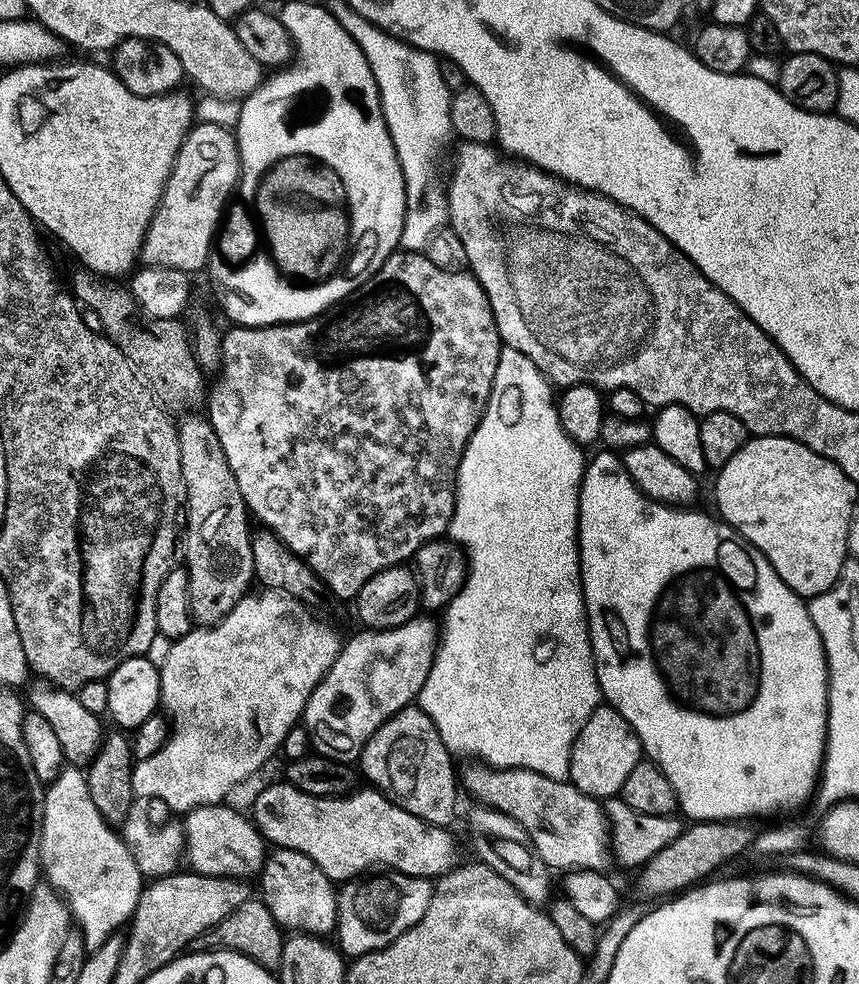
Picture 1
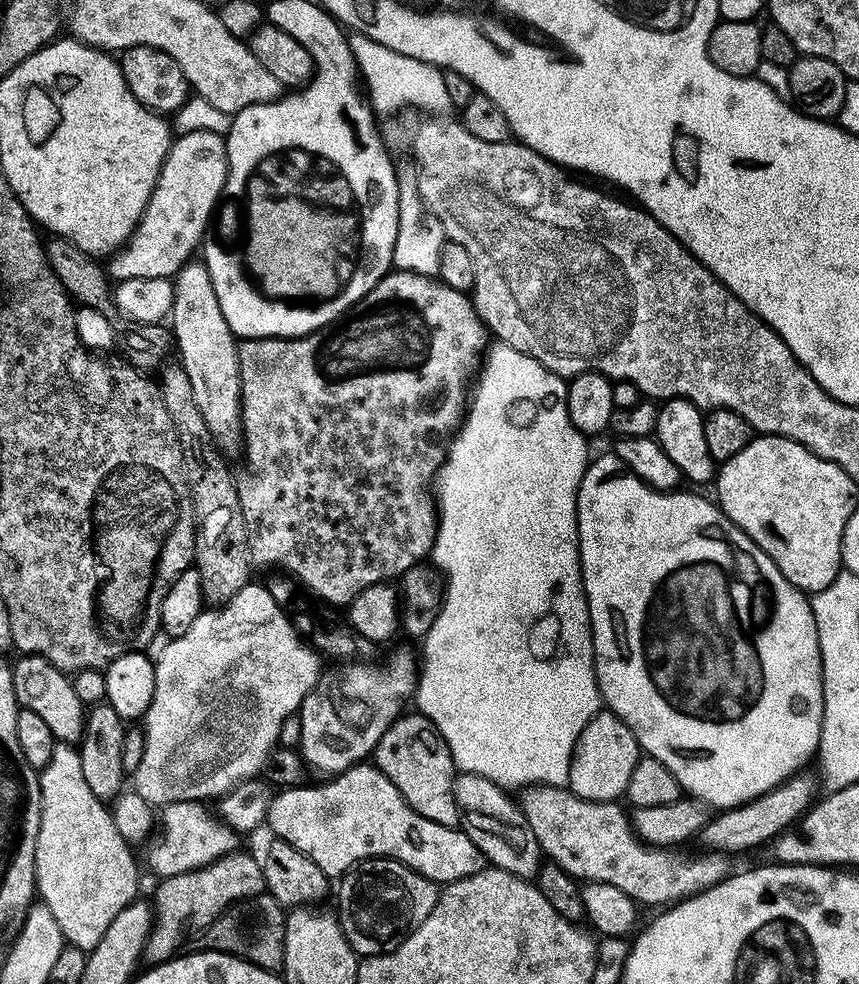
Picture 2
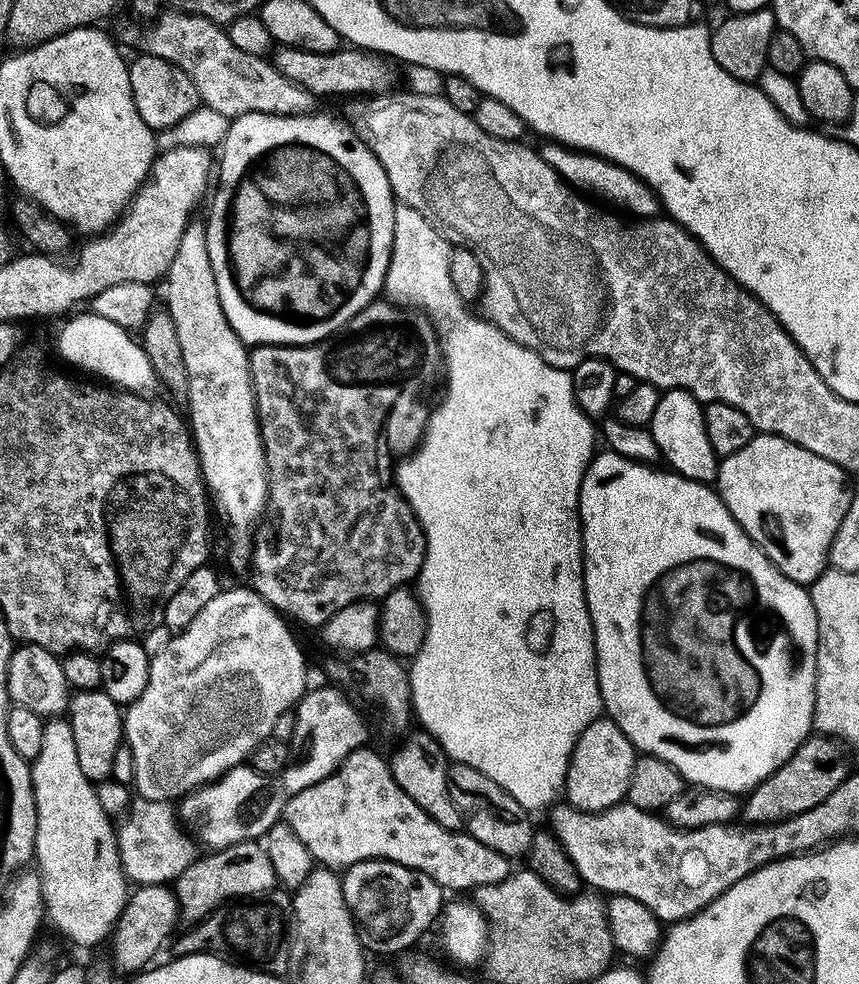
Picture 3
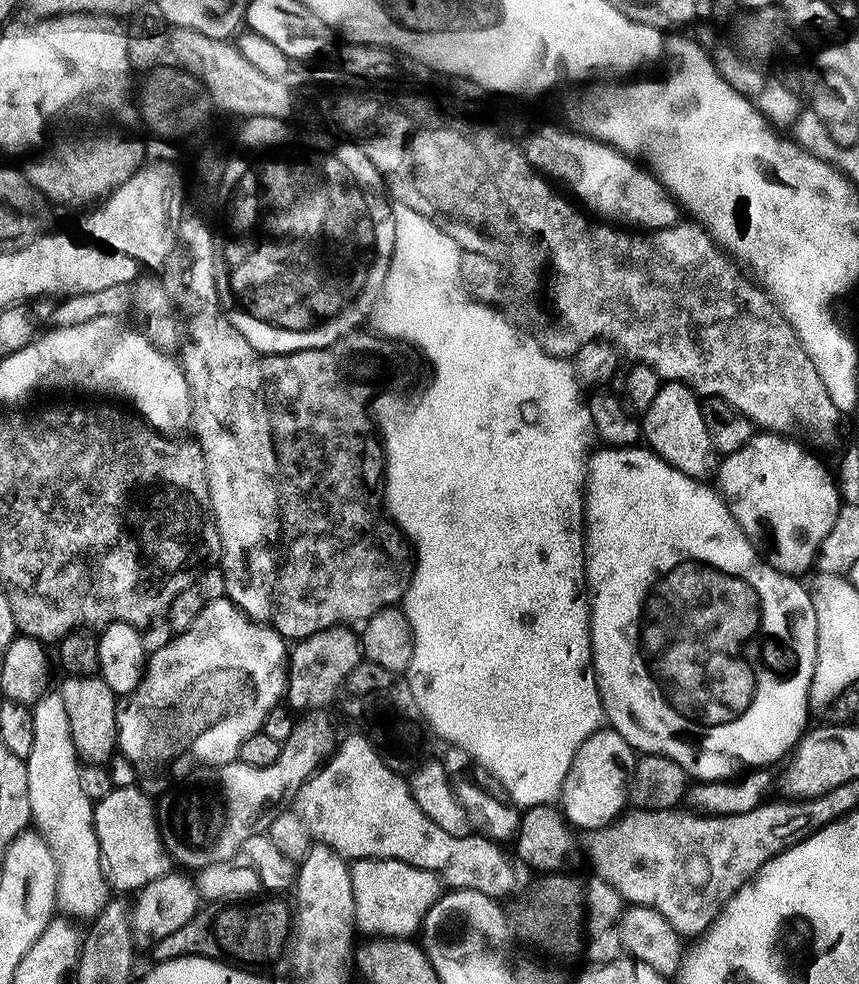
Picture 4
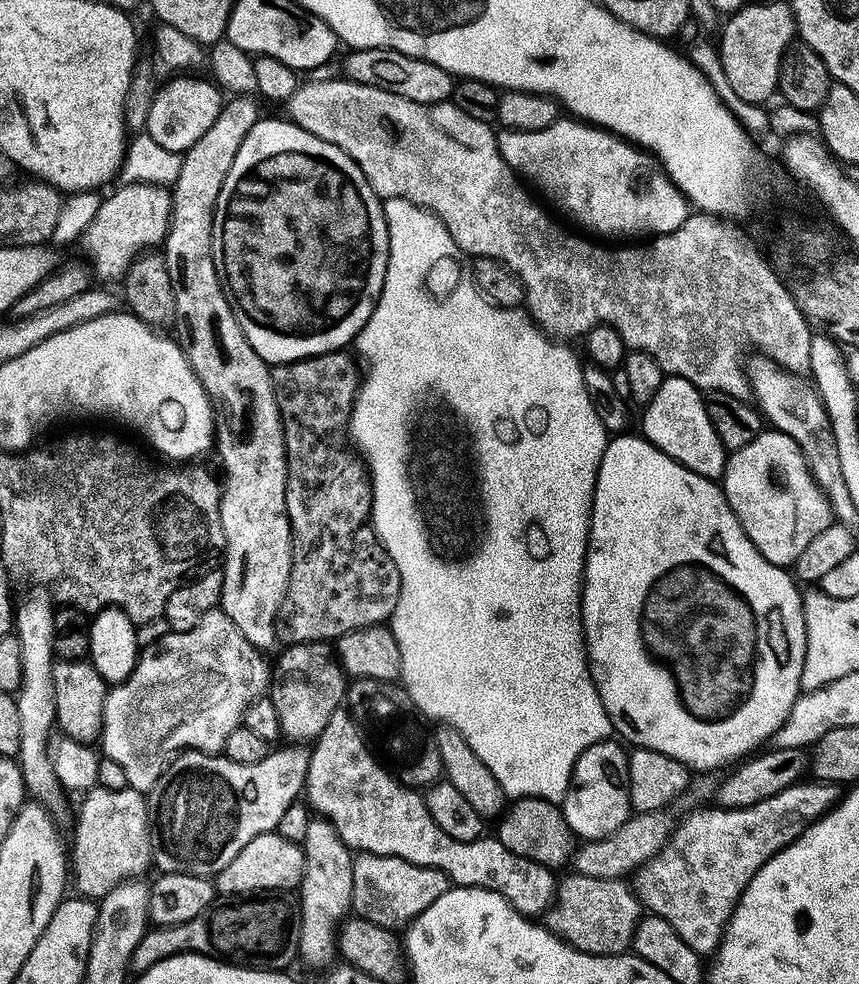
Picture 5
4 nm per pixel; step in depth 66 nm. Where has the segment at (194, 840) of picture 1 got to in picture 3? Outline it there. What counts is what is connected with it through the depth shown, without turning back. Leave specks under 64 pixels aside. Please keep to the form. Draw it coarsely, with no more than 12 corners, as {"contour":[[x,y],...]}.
{"contour":[[133,799],[116,845],[136,886],[171,885],[198,858],[166,800]]}

